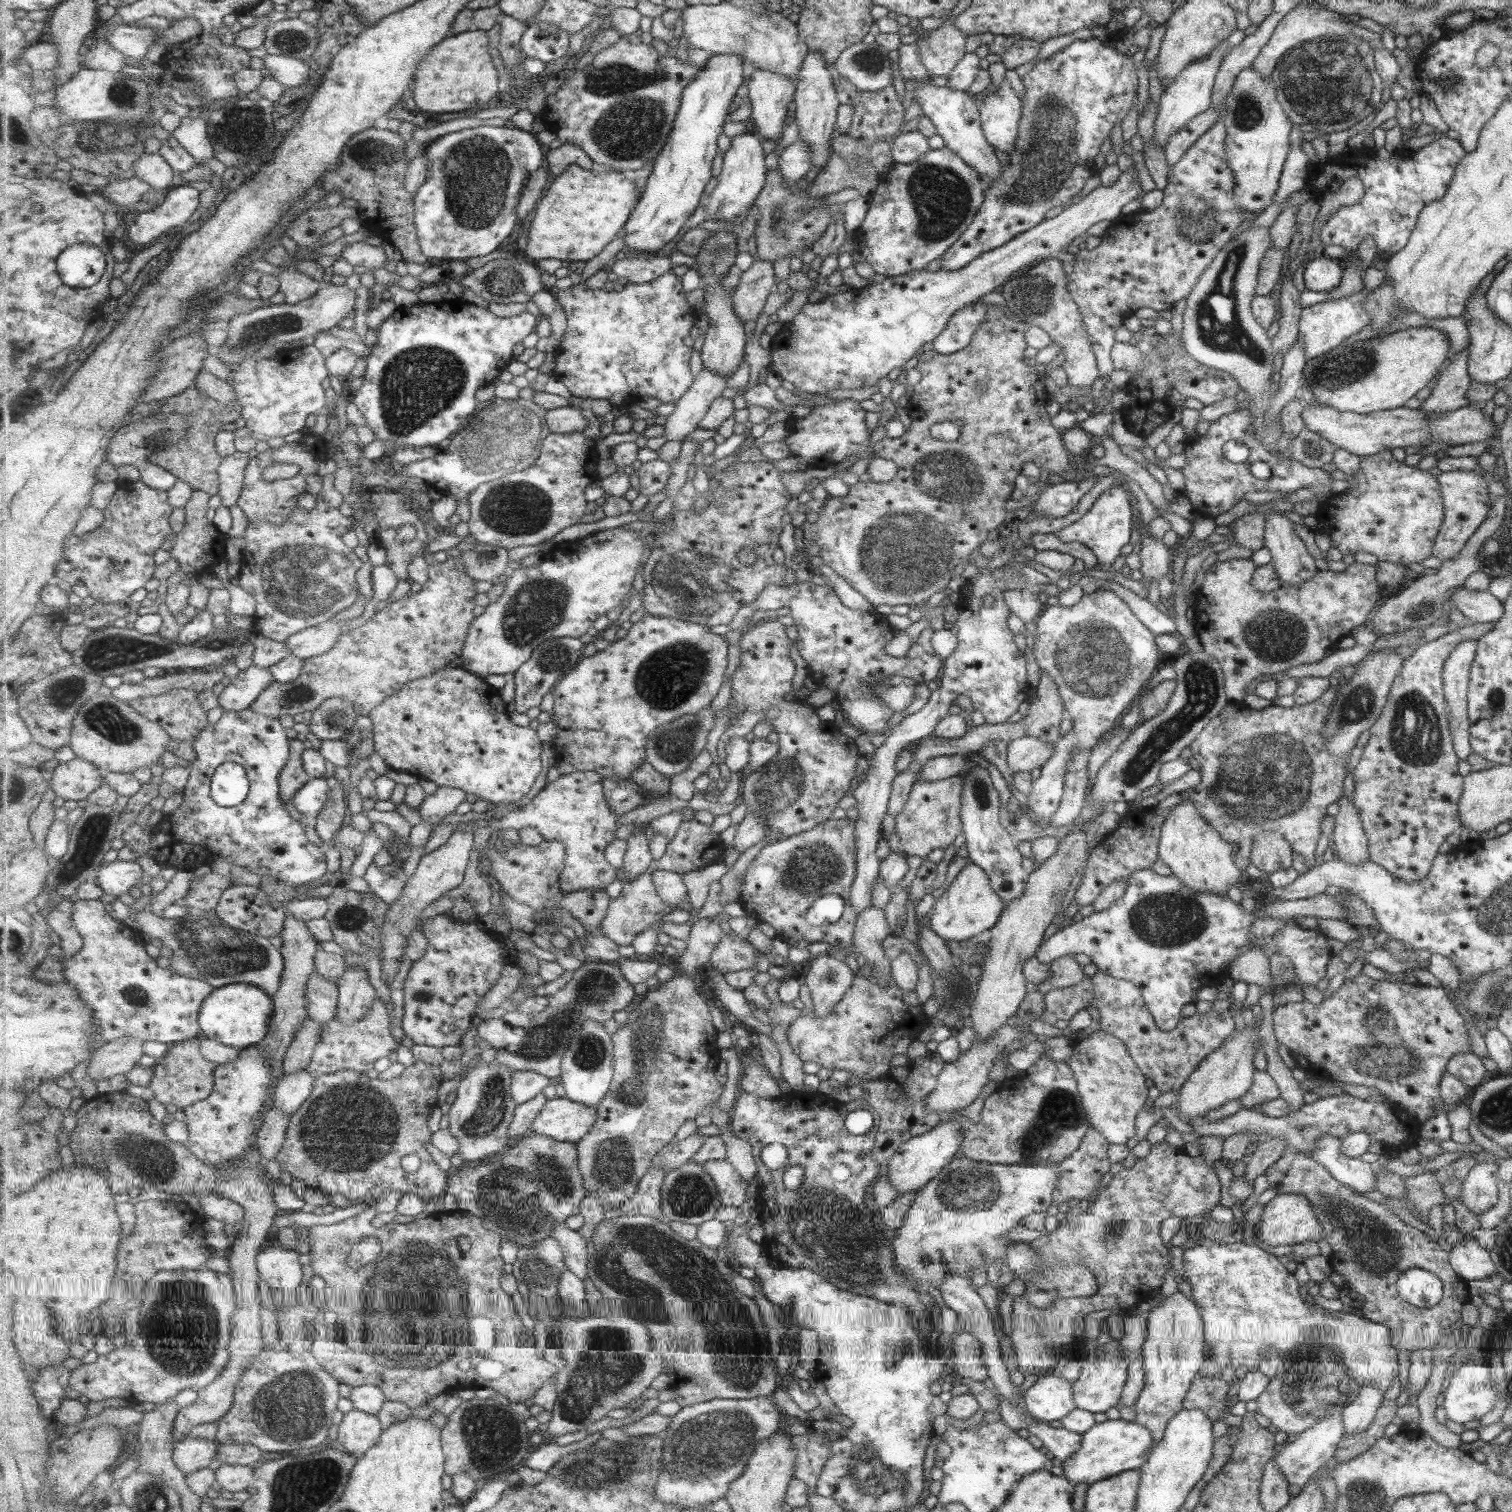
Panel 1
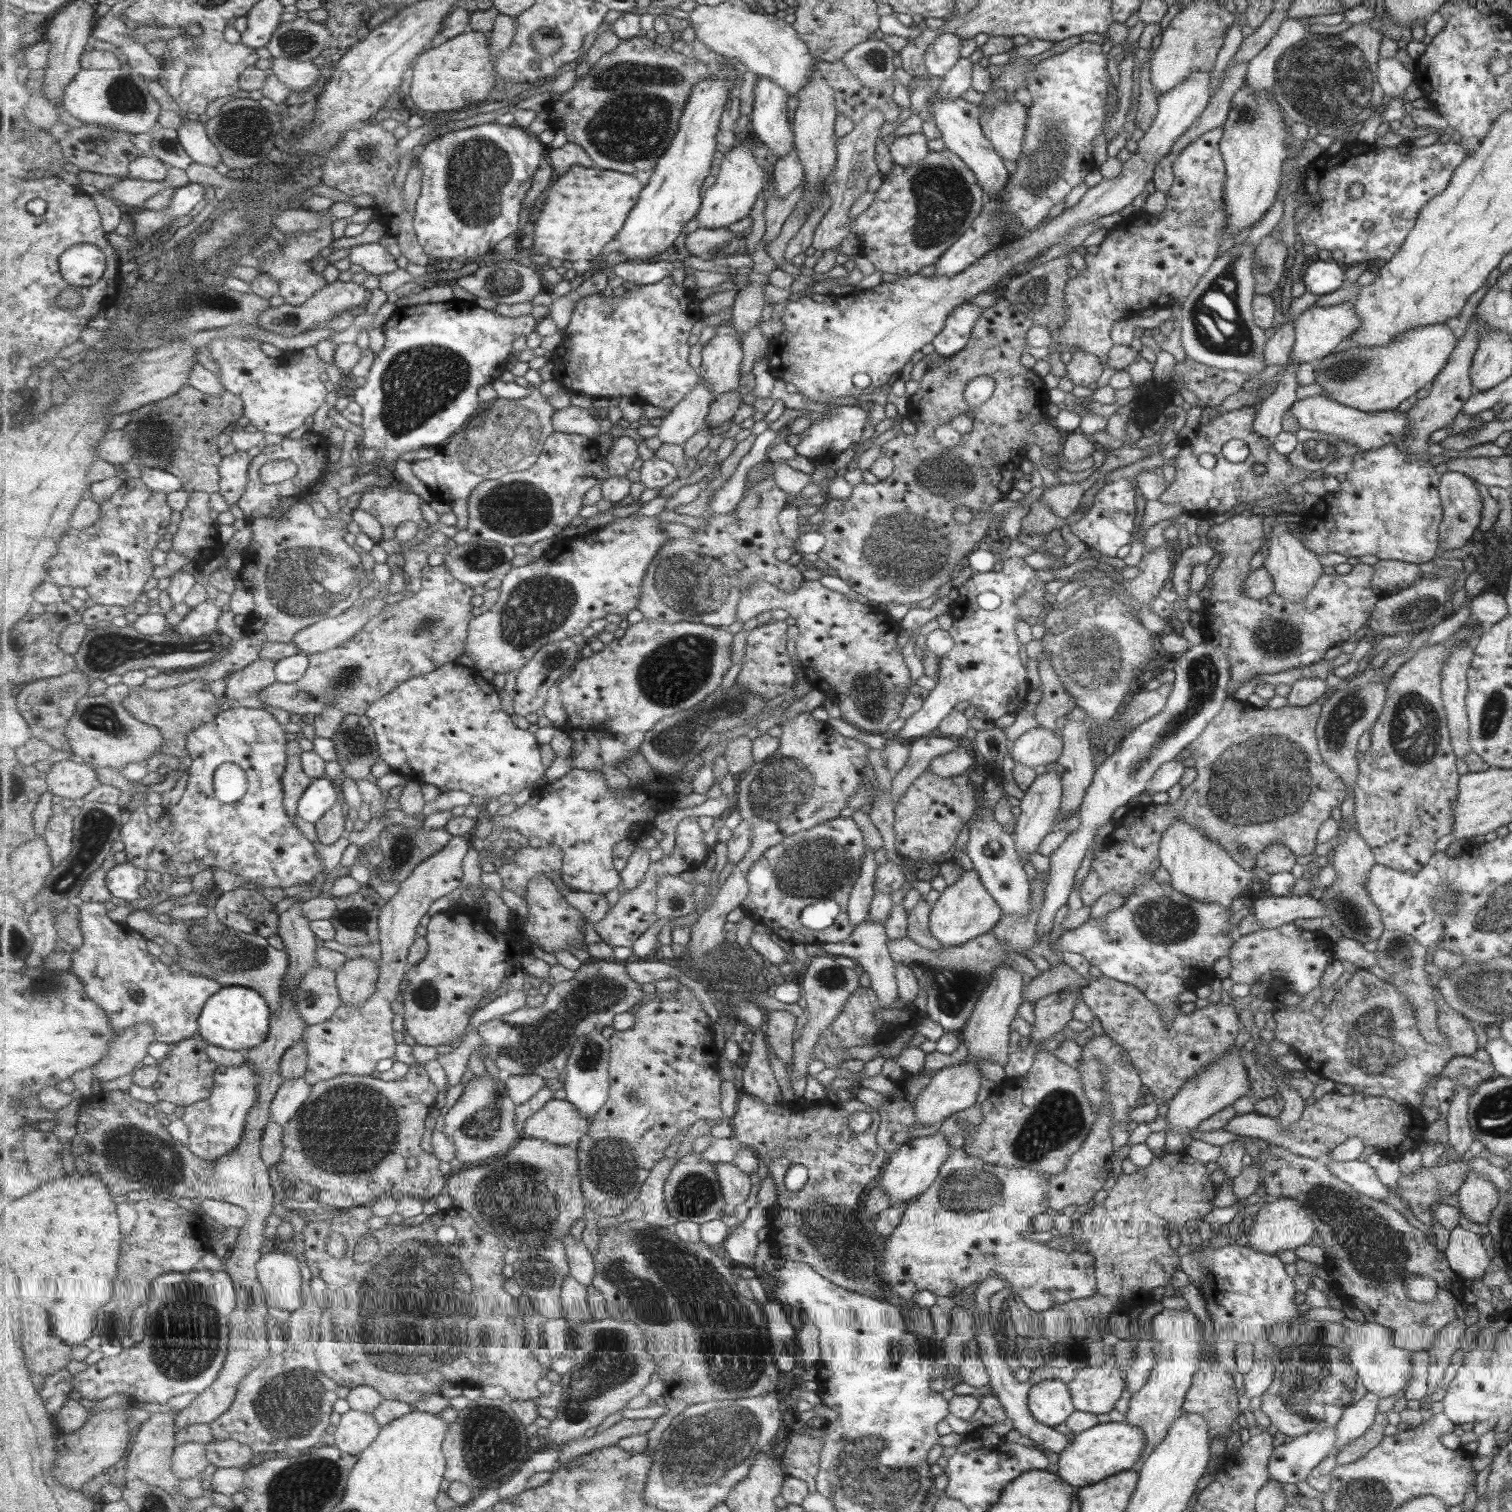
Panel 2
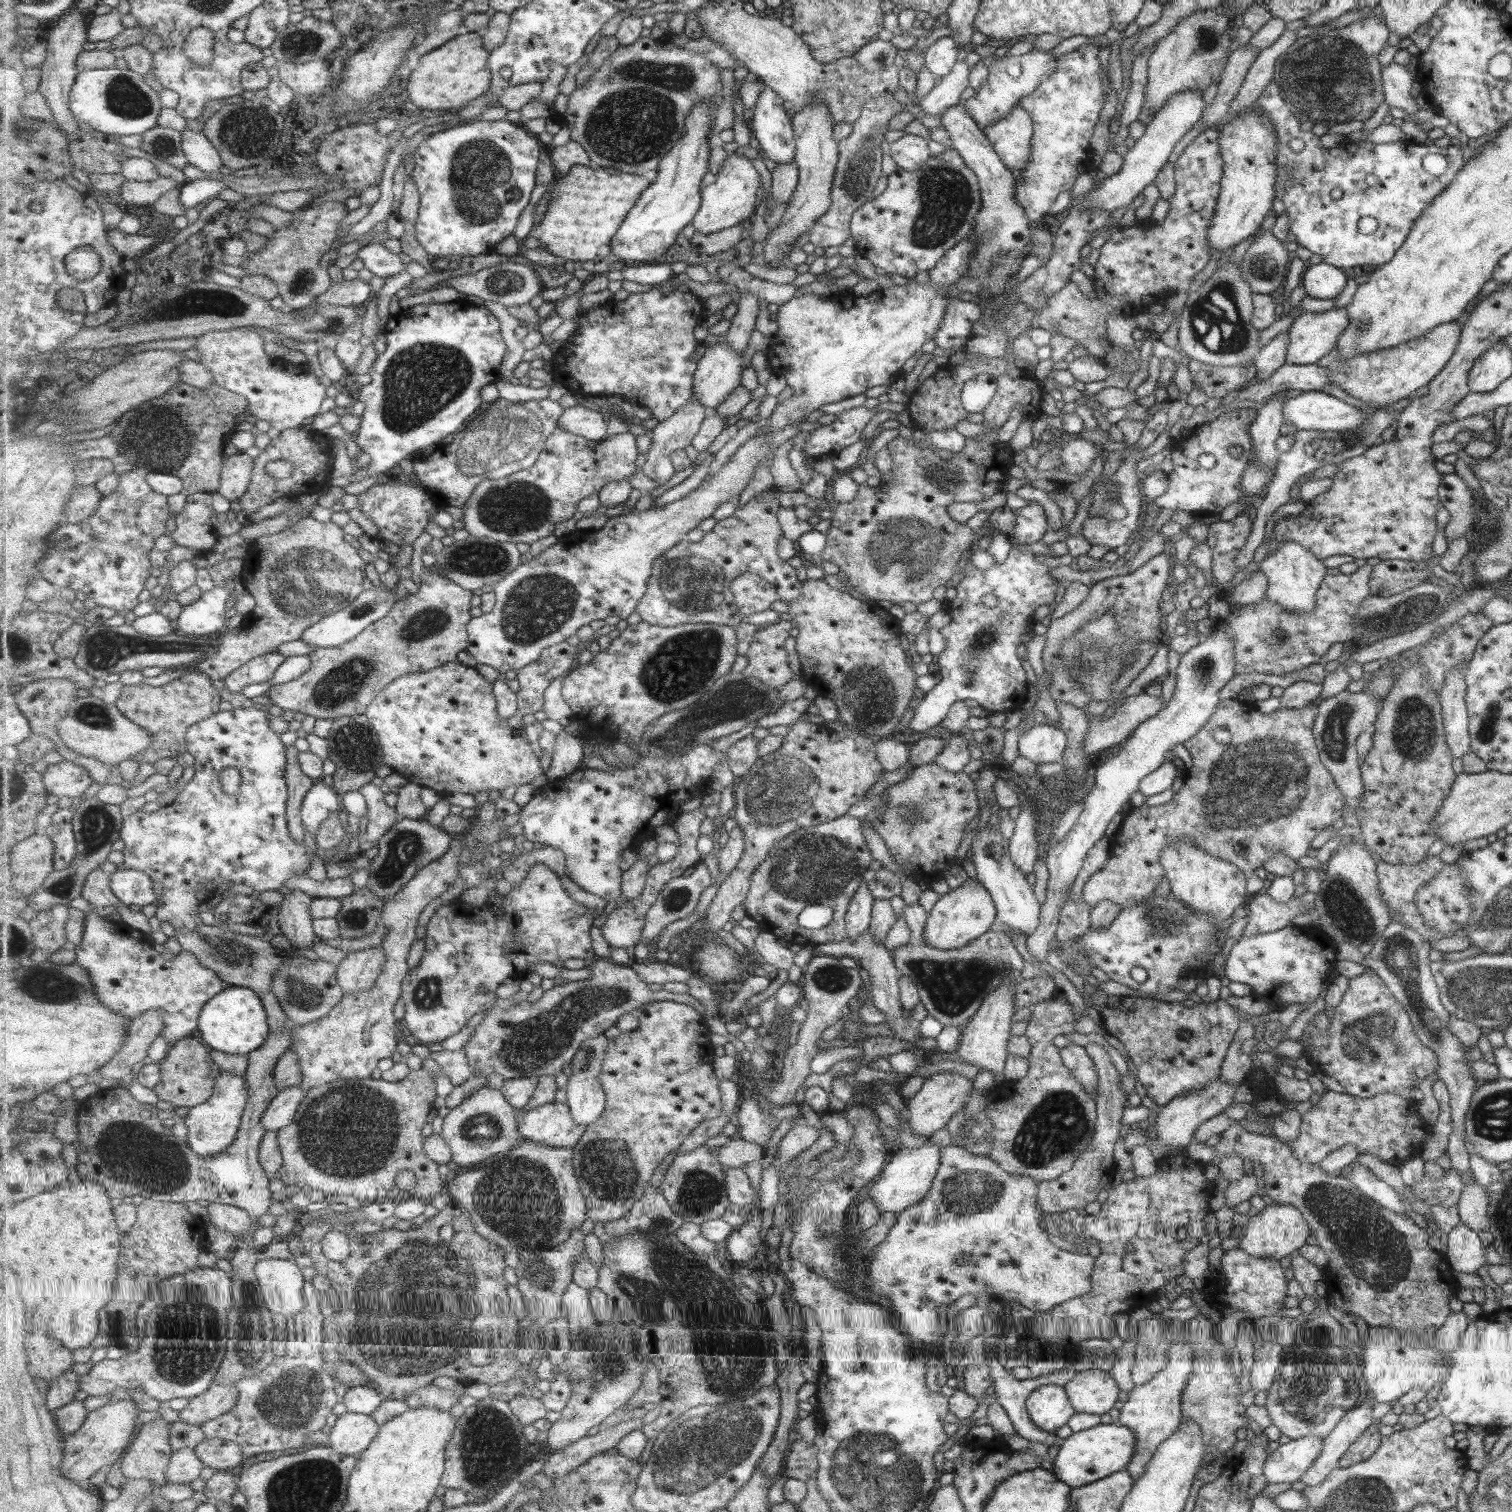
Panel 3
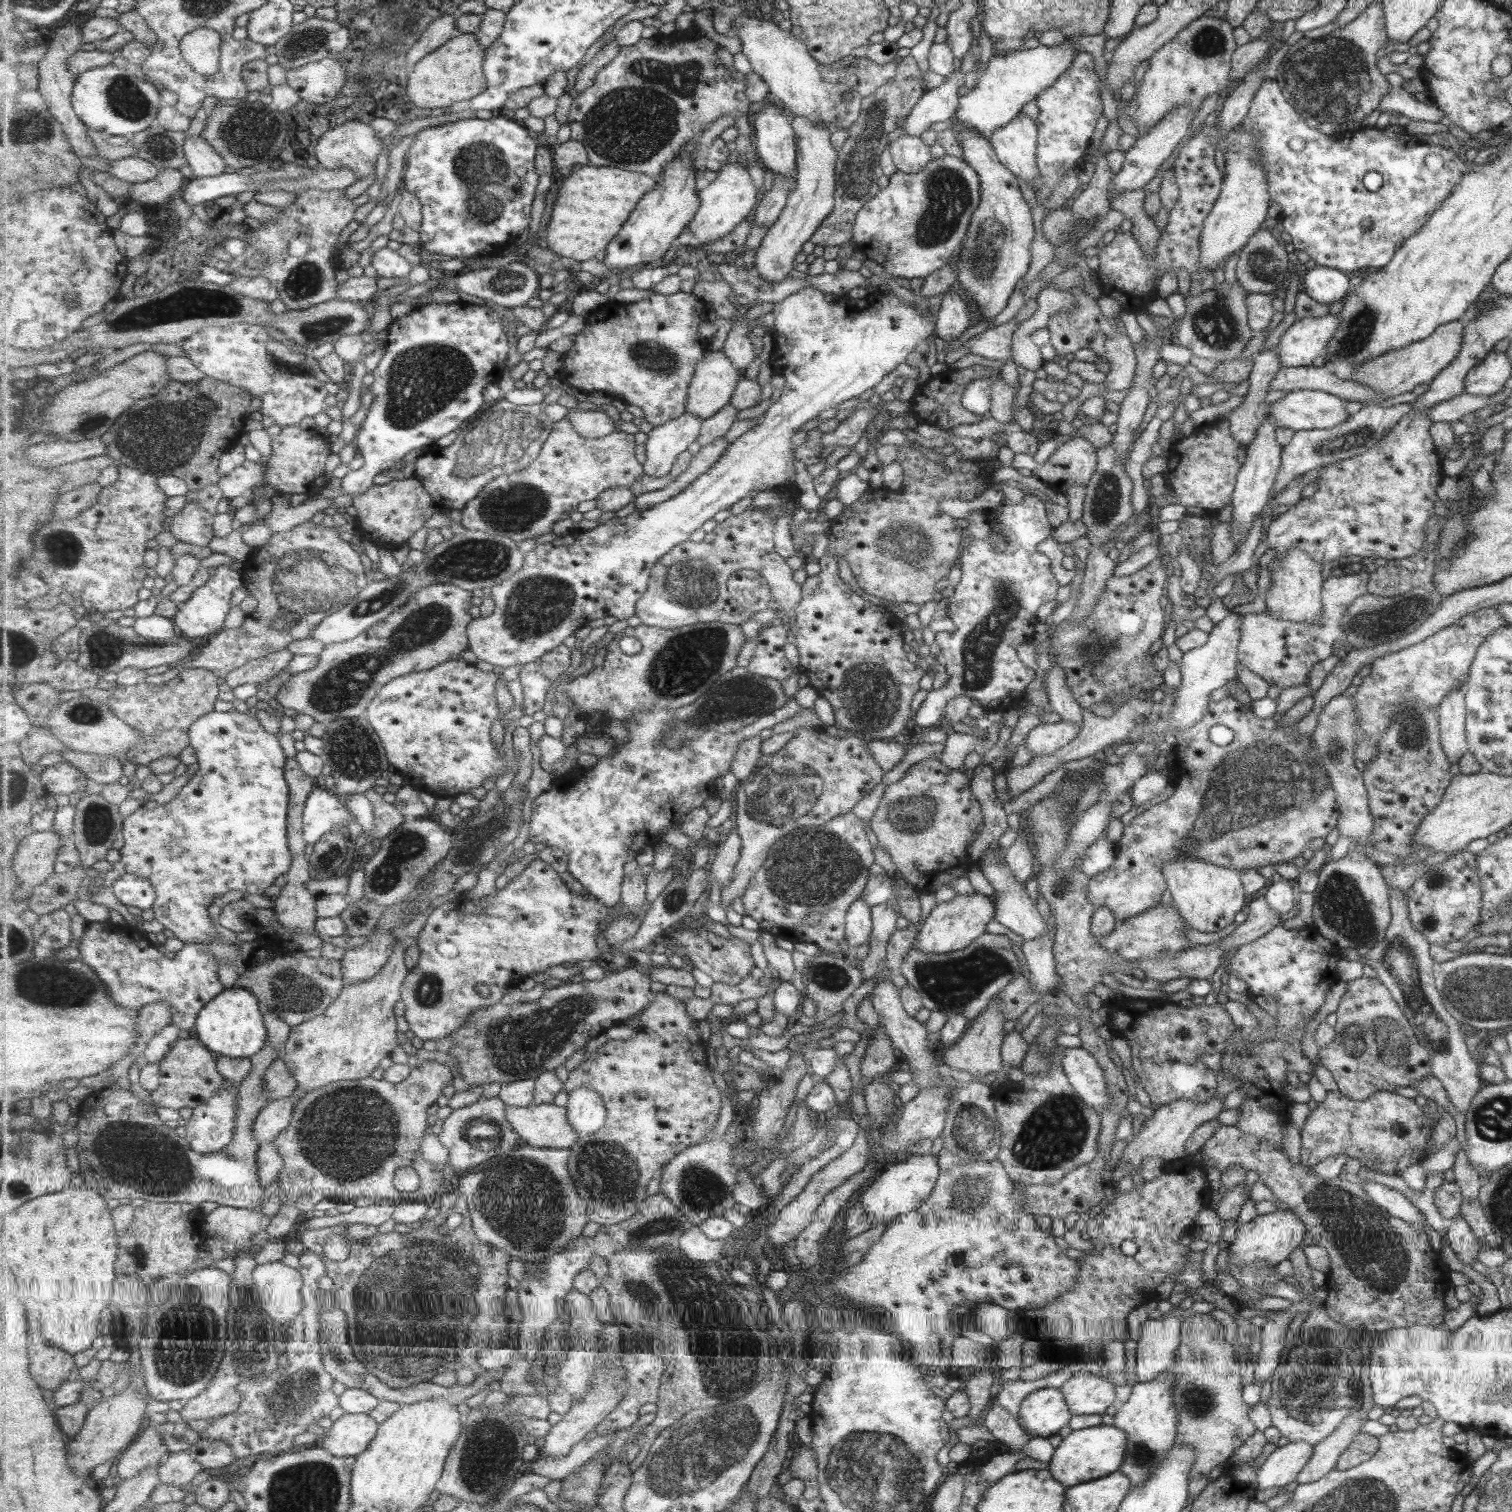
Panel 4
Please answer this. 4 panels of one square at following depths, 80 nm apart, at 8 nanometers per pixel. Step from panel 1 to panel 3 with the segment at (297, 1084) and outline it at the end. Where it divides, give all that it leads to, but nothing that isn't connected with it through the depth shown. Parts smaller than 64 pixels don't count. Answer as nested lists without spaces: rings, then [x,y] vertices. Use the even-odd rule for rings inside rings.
[[[301,1085],[284,1088],[264,1114],[264,1125],[269,1131],[279,1132],[295,1120],[295,1115],[305,1100],[306,1090]]]

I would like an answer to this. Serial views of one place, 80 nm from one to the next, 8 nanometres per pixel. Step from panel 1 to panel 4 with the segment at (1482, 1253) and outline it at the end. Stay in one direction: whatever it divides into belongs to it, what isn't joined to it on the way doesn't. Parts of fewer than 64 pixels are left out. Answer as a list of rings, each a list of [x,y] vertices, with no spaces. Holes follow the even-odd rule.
[[[1461,1216],[1453,1217],[1446,1221],[1447,1242],[1455,1258],[1465,1266],[1476,1261],[1477,1254],[1481,1250],[1479,1239],[1471,1233],[1469,1226],[1463,1221]]]

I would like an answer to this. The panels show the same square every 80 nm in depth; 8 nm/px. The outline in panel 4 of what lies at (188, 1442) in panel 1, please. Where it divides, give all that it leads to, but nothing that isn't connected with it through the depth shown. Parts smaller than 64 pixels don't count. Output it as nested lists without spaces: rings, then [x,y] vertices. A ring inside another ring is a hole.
[[[181,1451],[172,1453],[165,1463],[158,1468],[160,1480],[163,1485],[173,1485],[181,1487],[189,1485],[197,1478],[197,1474],[204,1469],[204,1466],[196,1461],[191,1453]]]

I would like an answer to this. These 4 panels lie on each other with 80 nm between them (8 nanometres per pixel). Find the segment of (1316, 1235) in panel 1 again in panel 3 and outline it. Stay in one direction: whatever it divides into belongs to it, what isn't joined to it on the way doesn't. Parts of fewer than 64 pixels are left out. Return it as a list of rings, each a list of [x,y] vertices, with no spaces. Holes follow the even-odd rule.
[[[1290,1204],[1265,1205],[1262,1210],[1250,1213],[1242,1227],[1243,1237],[1239,1240],[1239,1250],[1243,1250],[1247,1256],[1267,1260],[1280,1260],[1293,1255],[1304,1247],[1305,1239],[1311,1235],[1300,1210]]]

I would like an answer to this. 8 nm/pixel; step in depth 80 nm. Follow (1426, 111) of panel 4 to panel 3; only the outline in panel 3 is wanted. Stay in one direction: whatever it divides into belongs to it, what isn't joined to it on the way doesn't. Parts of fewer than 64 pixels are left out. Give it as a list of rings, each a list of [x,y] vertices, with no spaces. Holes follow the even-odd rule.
[[[1391,62],[1389,66],[1381,68],[1381,80],[1384,85],[1384,99],[1390,107],[1401,108],[1408,115],[1412,115],[1418,108],[1414,98],[1409,95],[1411,82],[1416,80],[1403,66]]]

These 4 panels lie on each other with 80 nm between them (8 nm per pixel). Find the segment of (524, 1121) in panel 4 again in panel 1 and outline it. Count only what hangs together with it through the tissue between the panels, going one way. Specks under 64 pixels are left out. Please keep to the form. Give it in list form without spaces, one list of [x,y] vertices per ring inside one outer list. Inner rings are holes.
[[[566,1096],[549,1099],[535,1119],[532,1132],[543,1133],[555,1140],[578,1143],[596,1126],[598,1105],[583,1104]]]

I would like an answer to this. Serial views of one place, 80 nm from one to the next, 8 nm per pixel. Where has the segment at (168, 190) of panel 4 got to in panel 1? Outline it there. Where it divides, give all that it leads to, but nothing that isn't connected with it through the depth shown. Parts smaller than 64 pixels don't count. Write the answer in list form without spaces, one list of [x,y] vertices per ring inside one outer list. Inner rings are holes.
[[[135,176],[127,180],[112,180],[105,187],[102,195],[111,203],[117,204],[121,210],[124,210],[127,206],[131,207],[131,204],[139,202],[141,196],[151,190],[153,188],[150,184]]]

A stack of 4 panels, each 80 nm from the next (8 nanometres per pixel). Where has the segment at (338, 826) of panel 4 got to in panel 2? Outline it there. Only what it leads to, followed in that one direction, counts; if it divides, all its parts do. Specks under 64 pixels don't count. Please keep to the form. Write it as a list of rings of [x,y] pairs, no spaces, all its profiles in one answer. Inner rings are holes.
[[[327,778],[315,779],[298,805],[298,814],[306,824],[316,825],[337,804],[341,791]]]

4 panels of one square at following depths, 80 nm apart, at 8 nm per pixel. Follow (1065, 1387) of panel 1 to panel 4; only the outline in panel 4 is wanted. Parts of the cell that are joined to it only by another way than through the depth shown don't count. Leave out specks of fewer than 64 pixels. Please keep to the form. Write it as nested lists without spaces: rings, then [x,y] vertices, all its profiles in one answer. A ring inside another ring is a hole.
[[[1043,1387],[1022,1399],[1018,1418],[1025,1432],[1047,1439],[1067,1425],[1072,1415],[1060,1389]]]

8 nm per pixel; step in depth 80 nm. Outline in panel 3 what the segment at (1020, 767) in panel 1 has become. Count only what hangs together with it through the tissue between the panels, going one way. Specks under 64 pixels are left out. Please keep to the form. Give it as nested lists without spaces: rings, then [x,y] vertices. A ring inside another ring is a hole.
[[[1056,724],[1034,725],[1018,735],[1019,755],[1036,765],[1057,763],[1062,759],[1067,739]]]

